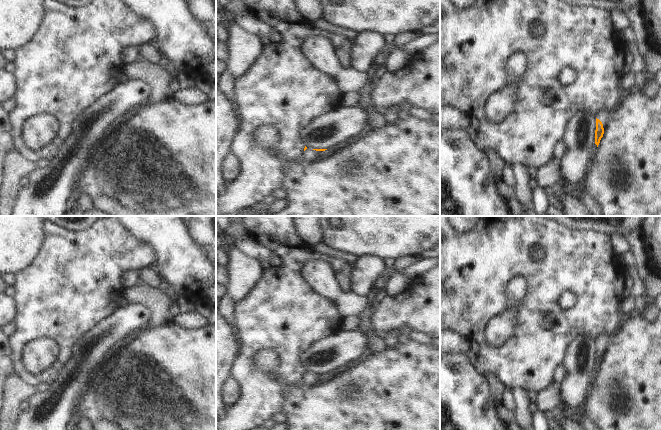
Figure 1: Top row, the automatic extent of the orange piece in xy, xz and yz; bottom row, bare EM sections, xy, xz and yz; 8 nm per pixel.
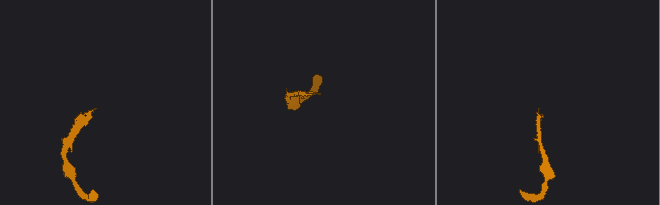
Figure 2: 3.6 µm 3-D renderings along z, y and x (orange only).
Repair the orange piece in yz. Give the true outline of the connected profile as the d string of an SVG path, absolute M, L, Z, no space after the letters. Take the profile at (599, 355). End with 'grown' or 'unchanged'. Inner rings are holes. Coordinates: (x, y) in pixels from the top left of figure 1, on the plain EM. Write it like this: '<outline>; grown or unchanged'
M602 331L596 338L596 354L595 354L595 368L599 369L601 362L604 358L604 353L608 350L609 344L611 342L611 336Z; grown

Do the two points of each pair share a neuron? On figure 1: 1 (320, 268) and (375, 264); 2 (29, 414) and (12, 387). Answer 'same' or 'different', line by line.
1: different
2: different

